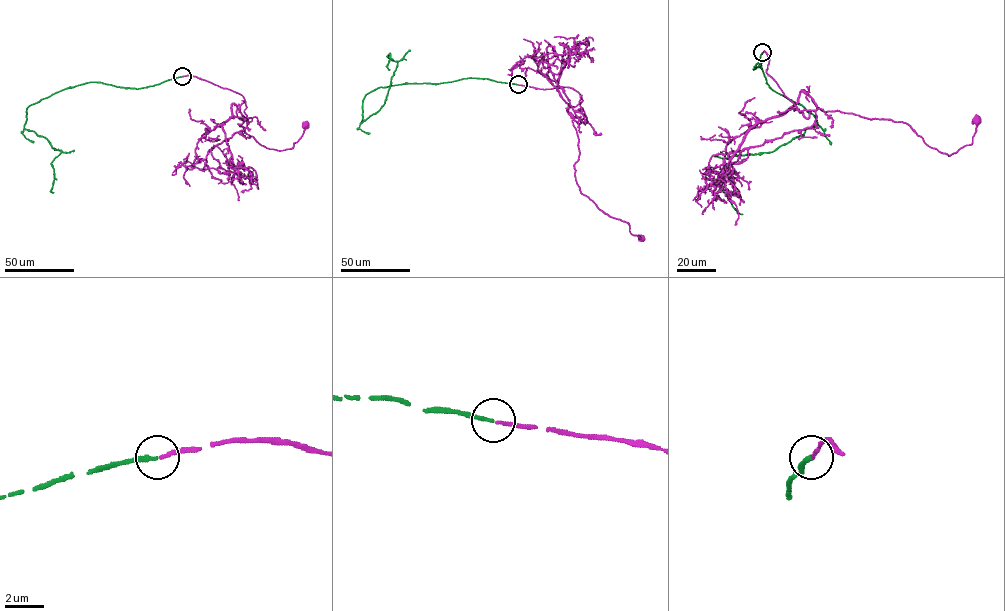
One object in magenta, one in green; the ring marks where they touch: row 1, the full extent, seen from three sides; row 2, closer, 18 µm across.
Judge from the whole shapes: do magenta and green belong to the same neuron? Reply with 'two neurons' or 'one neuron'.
one neuron

